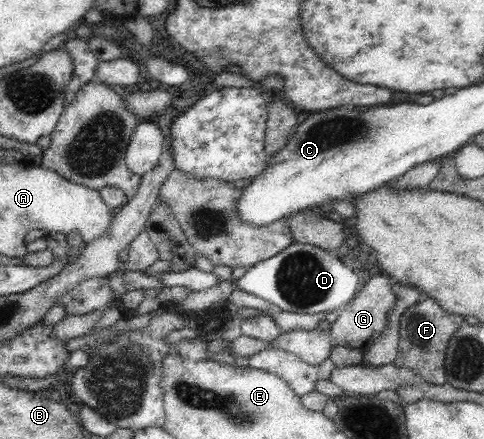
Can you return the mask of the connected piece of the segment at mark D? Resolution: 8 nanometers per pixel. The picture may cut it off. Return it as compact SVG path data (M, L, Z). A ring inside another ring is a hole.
M292 242L285 250L278 252L270 259L255 263L240 278L236 279L238 290L252 293L271 305L280 307L282 311L292 313L325 313L339 311L346 305L360 289L356 267L344 263L338 255L331 255L331 251L316 245Z

